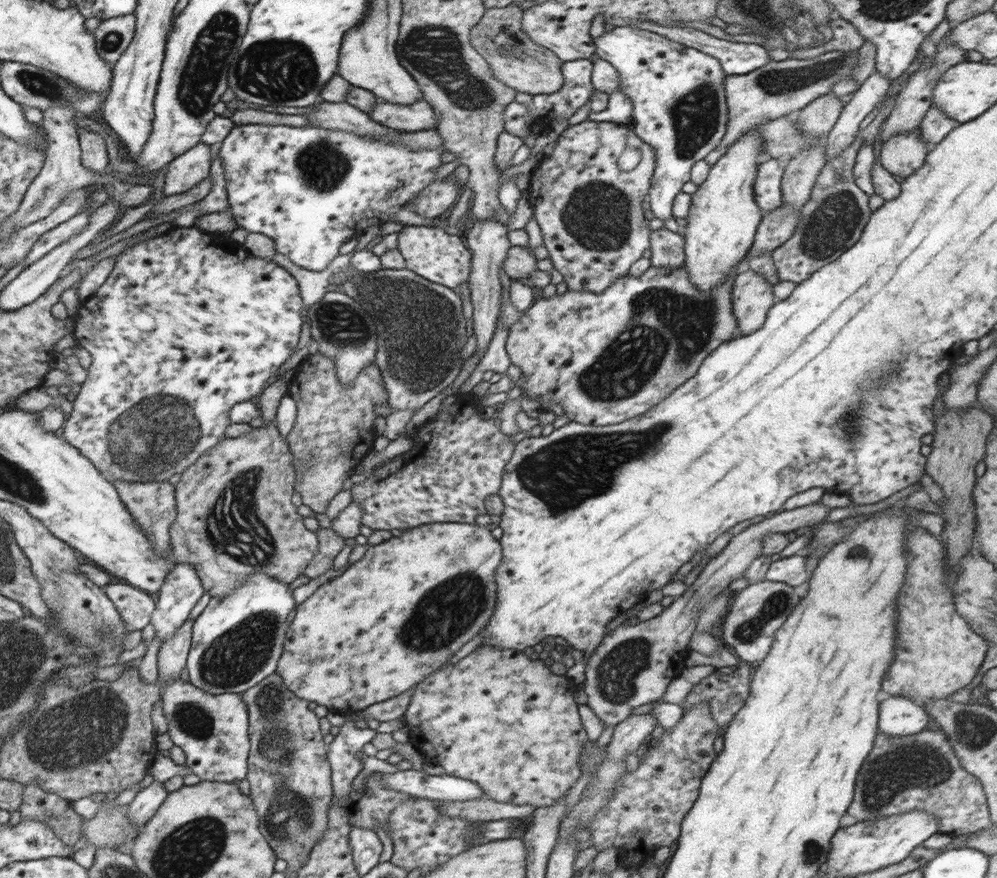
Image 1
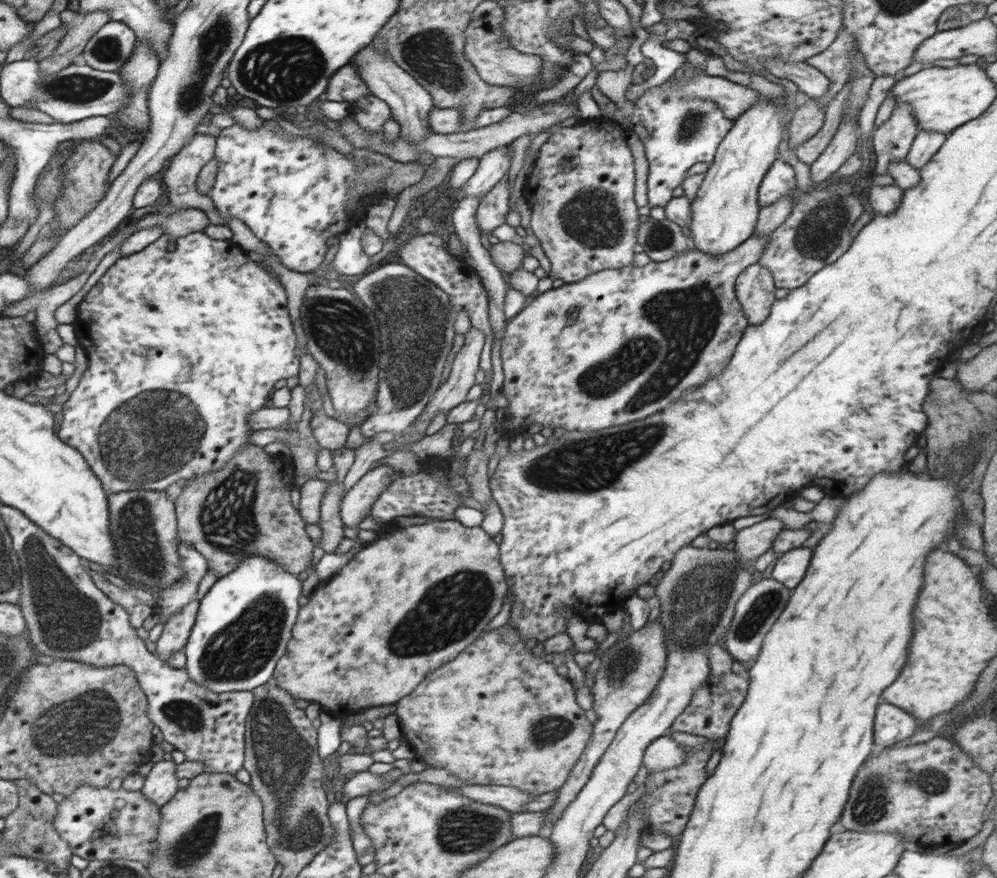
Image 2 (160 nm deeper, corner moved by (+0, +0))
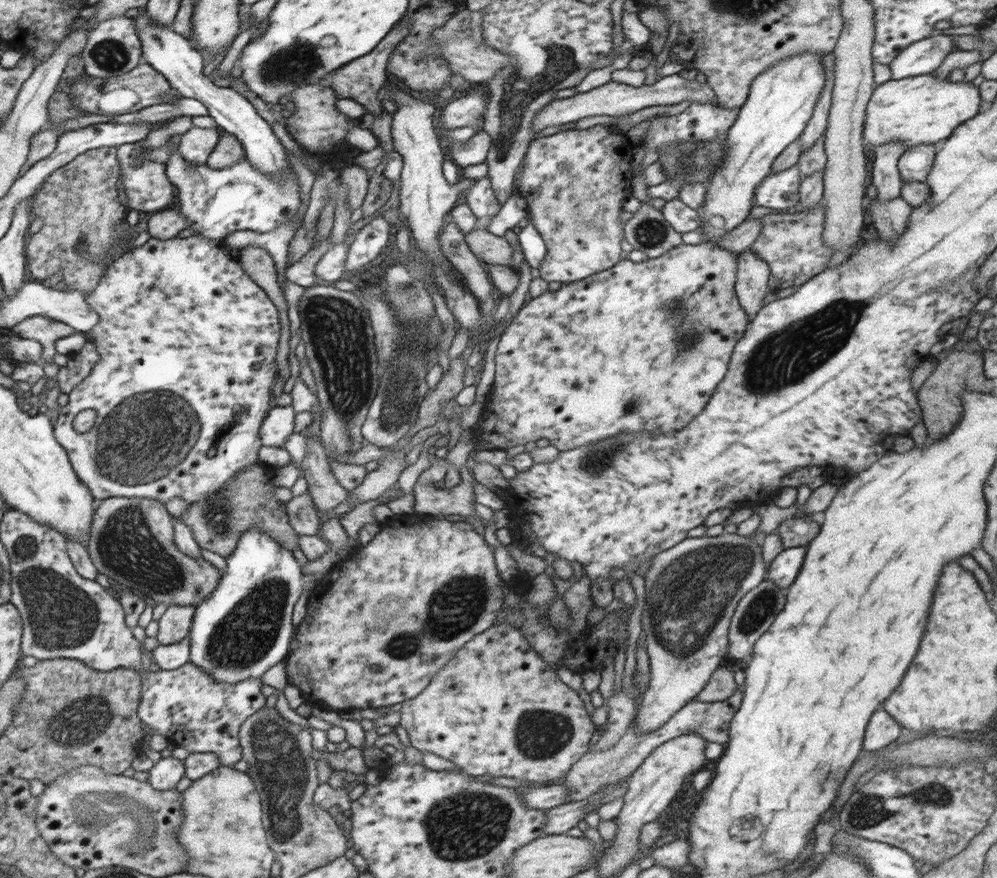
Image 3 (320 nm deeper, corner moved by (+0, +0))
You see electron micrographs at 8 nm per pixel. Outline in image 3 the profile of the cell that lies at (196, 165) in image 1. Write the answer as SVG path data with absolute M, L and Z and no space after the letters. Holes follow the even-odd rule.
M192 127L181 136L178 150L191 165L206 165L219 139L217 128Z

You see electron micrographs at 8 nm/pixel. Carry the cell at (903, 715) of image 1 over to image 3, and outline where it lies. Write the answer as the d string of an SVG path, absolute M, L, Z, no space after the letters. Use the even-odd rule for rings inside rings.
M884 710L874 712L872 718L870 718L870 724L866 728L863 748L871 752L879 751L890 743L894 743L901 731L902 727L893 720L890 714L884 712Z

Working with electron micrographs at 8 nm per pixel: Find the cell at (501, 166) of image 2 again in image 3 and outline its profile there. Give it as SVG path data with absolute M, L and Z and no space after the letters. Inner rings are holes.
M488 176L474 181L474 186L464 190L466 192L466 204L474 213L476 219L486 218L486 222L488 222L498 215L501 206L496 200Z

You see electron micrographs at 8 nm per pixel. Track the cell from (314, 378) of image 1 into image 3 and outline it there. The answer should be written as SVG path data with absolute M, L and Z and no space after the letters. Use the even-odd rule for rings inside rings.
M309 491L292 497L286 503L286 511L289 523L299 535L312 536L320 533L323 518L316 509Z

